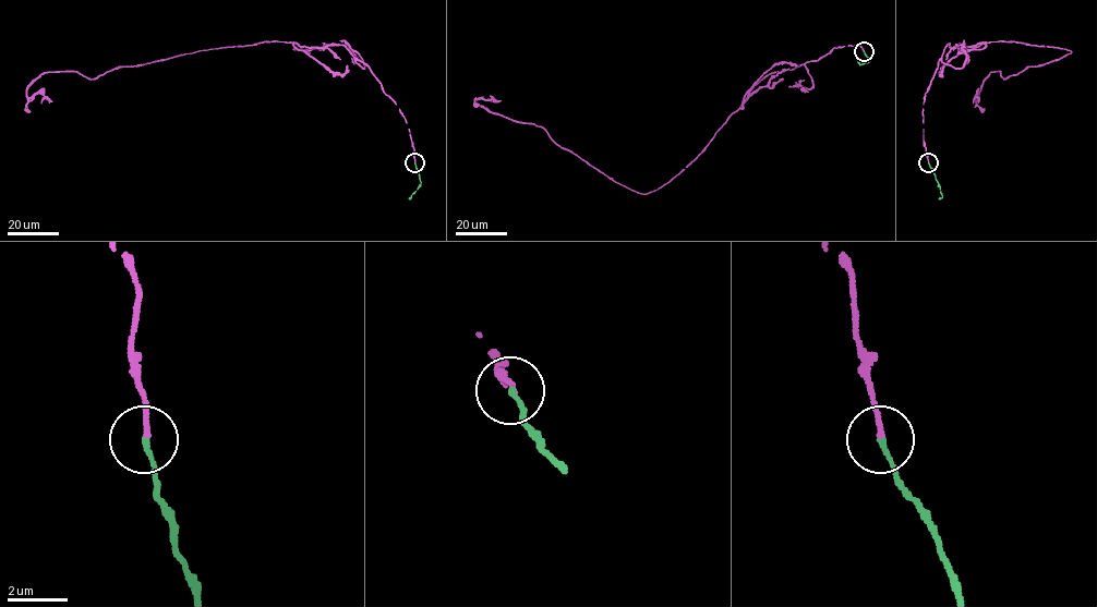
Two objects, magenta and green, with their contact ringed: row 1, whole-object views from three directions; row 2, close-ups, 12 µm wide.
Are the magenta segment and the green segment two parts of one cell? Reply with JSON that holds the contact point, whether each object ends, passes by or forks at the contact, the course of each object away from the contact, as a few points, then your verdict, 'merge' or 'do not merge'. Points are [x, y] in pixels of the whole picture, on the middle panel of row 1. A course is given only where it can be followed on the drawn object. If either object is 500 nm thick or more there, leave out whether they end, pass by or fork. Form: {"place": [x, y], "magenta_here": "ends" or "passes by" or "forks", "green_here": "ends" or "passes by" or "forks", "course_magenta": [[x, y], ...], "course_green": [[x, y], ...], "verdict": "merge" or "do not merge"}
{"place": [864, 51], "magenta_here": "ends", "green_here": "ends", "course_magenta": [[863, 51], [834, 48], [764, 76], [703, 150], [648, 193], [616, 182], [541, 126], [475, 102], [501, 100]], "course_green": [[863, 51], [869, 61], [859, 64], [857, 61]], "verdict": "merge"}

